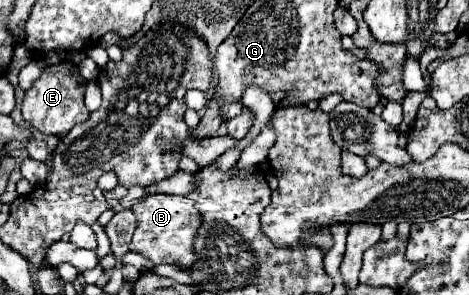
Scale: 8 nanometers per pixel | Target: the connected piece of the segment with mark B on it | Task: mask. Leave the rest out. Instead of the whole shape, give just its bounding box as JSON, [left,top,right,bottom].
[129,194,201,268]

